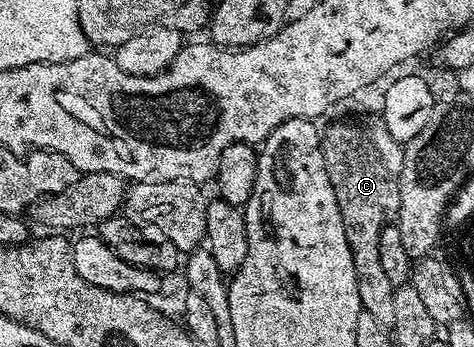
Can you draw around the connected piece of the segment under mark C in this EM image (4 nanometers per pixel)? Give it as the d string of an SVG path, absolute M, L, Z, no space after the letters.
M383 118L364 119L361 123L332 123L322 131L322 146L326 169L330 173L330 185L334 185L334 197L338 201L338 209L342 213L342 225L346 229L346 241L354 257L354 273L358 281L360 306L376 320L382 321L386 328L394 325L394 293L390 277L382 270L378 254L378 237L382 237L382 229L389 226L390 220L400 213L400 174L404 149L401 143L390 137L390 129L386 129Z

